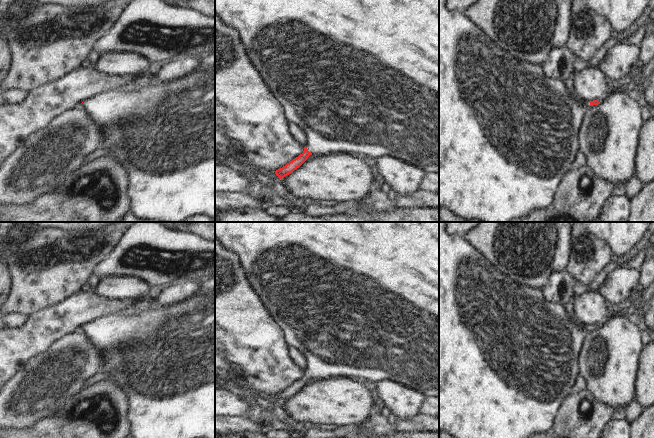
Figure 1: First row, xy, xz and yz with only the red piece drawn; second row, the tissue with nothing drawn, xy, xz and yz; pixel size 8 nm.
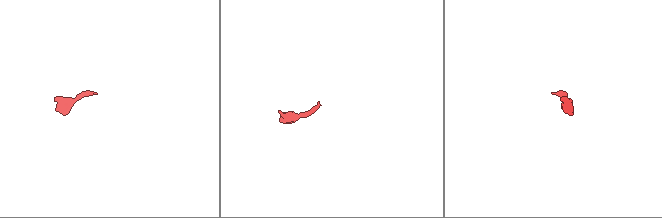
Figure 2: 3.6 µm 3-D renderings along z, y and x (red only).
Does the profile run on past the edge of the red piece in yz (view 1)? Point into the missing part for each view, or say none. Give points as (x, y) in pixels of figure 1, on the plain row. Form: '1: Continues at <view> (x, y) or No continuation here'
1: Continues at yz (507, 357)

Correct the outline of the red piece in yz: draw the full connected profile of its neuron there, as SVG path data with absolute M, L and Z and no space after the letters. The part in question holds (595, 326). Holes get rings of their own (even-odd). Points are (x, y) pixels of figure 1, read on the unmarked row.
M439 222L439 428L456 438L527 438L531 433L548 429L558 407L573 391L579 373L578 357L585 332L598 324L578 326L565 304L544 299L541 288L532 288L500 272L465 236L451 234L447 222Z

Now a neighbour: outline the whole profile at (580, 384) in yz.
M579 374L576 383L574 384L573 390L578 392L584 389L586 389L586 380L581 374Z

